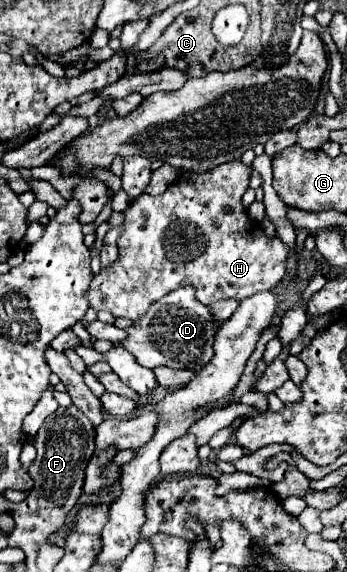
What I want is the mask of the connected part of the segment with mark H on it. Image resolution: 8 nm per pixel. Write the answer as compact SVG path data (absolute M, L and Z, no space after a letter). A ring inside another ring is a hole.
M236 159L218 165L212 169L212 173L196 173L196 177L180 171L180 177L162 195L140 195L134 199L124 211L122 233L116 241L118 259L110 267L102 267L88 287L86 297L90 307L96 311L110 311L114 317L128 317L136 321L154 301L168 295L172 289L178 289L180 285L196 287L196 299L202 305L212 305L220 299L242 301L260 291L274 289L286 273L288 245L284 245L278 237L264 237L260 225L250 219L248 211L244 209L242 195L248 189L250 175L252 167Z

